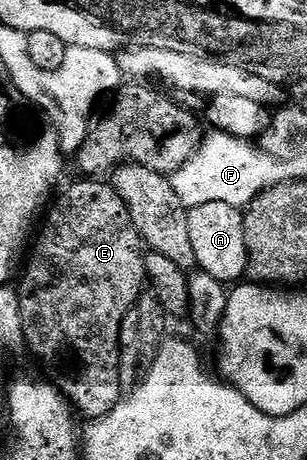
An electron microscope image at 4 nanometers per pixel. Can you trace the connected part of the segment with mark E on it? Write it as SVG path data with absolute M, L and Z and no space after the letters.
M81 179L75 185L70 185L66 190L63 188L57 194L56 200L49 206L45 214L46 226L42 229L42 234L33 242L34 254L29 254L28 260L24 265L24 272L21 274L22 285L20 284L20 315L22 316L22 336L24 338L25 348L30 348L34 352L34 357L40 364L46 368L45 376L49 378L52 384L66 396L66 400L79 414L82 413L86 419L103 417L108 415L118 406L119 401L123 400L124 390L120 381L120 355L121 355L121 324L124 323L124 317L128 315L130 309L137 306L140 298L143 296L144 286L147 284L146 279L146 253L144 252L144 242L141 235L136 231L132 223L132 215L128 215L128 207L124 199L114 190L113 184L107 183L102 179Z

